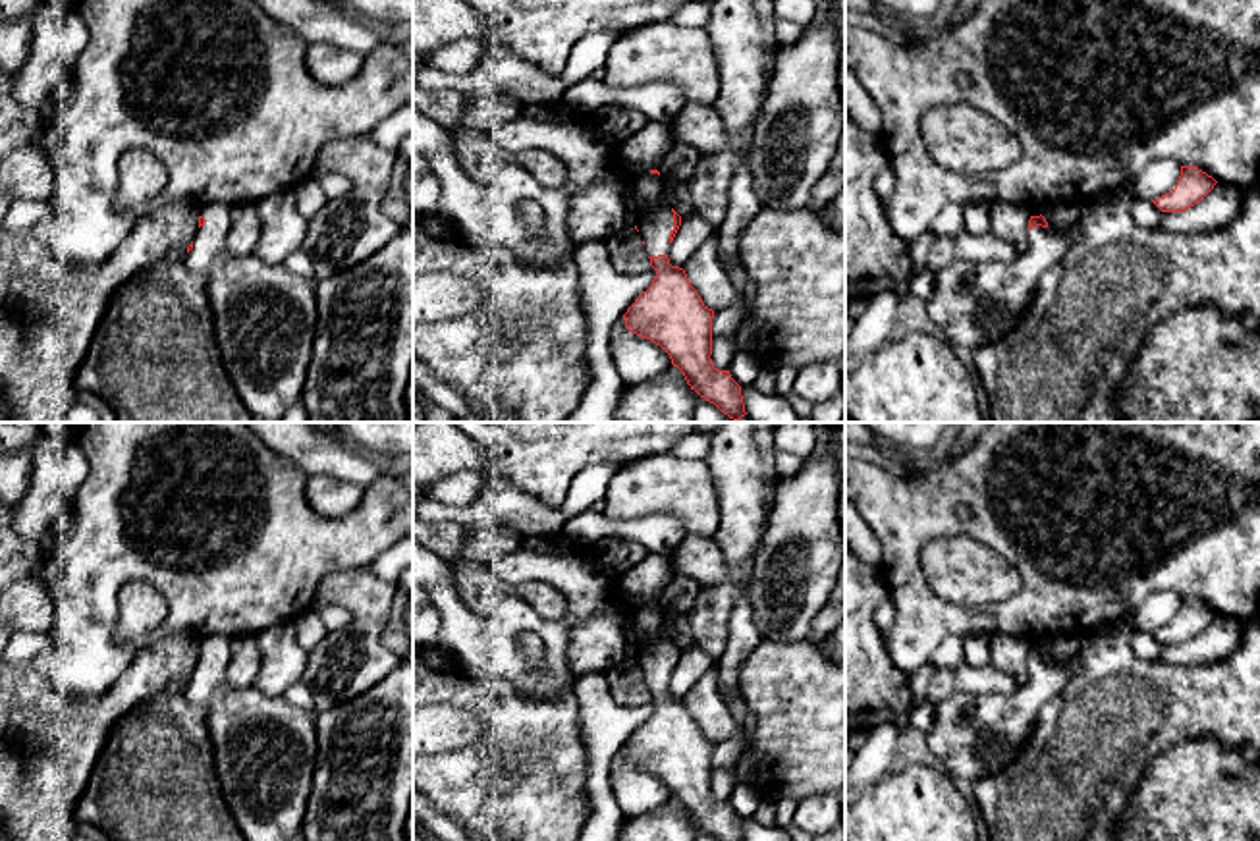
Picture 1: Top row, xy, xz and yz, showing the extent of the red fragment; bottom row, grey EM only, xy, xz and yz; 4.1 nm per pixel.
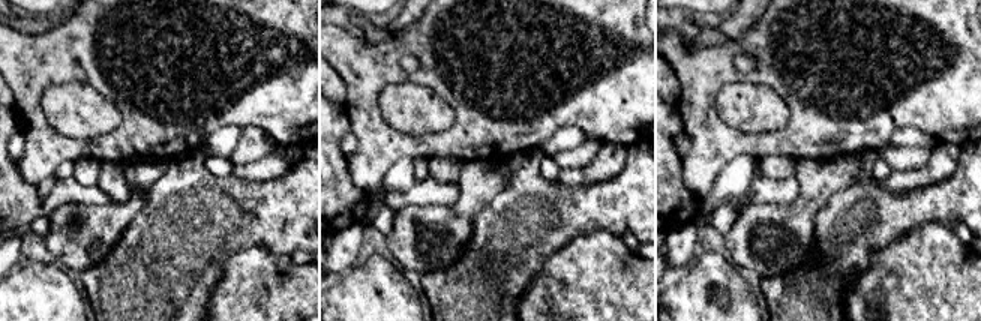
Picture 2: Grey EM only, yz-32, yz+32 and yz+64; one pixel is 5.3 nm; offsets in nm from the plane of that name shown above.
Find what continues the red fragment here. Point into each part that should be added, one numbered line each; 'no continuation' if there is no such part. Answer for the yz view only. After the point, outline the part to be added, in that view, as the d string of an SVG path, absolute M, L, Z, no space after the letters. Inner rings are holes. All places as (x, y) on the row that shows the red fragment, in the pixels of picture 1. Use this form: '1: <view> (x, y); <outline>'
1: yz (973, 303); M1036 226L1028 230L1027 251L1009 262L969 262L955 260L936 270L934 293L926 301L932 322L940 328L942 338L953 347L963 345L976 349L984 343L1007 336L1032 303L1042 274L1054 268L1065 255L1073 228L1055 231Z

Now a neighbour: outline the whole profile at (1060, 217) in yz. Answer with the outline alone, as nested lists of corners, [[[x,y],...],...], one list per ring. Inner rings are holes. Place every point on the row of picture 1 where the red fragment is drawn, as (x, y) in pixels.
[[[1048,204],[1038,208],[1036,216],[1044,216],[1050,230],[1063,231],[1075,228],[1081,218],[1082,206],[1081,204]]]

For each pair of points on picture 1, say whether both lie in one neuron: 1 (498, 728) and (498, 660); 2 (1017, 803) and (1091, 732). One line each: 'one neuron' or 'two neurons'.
1: two neurons
2: one neuron

